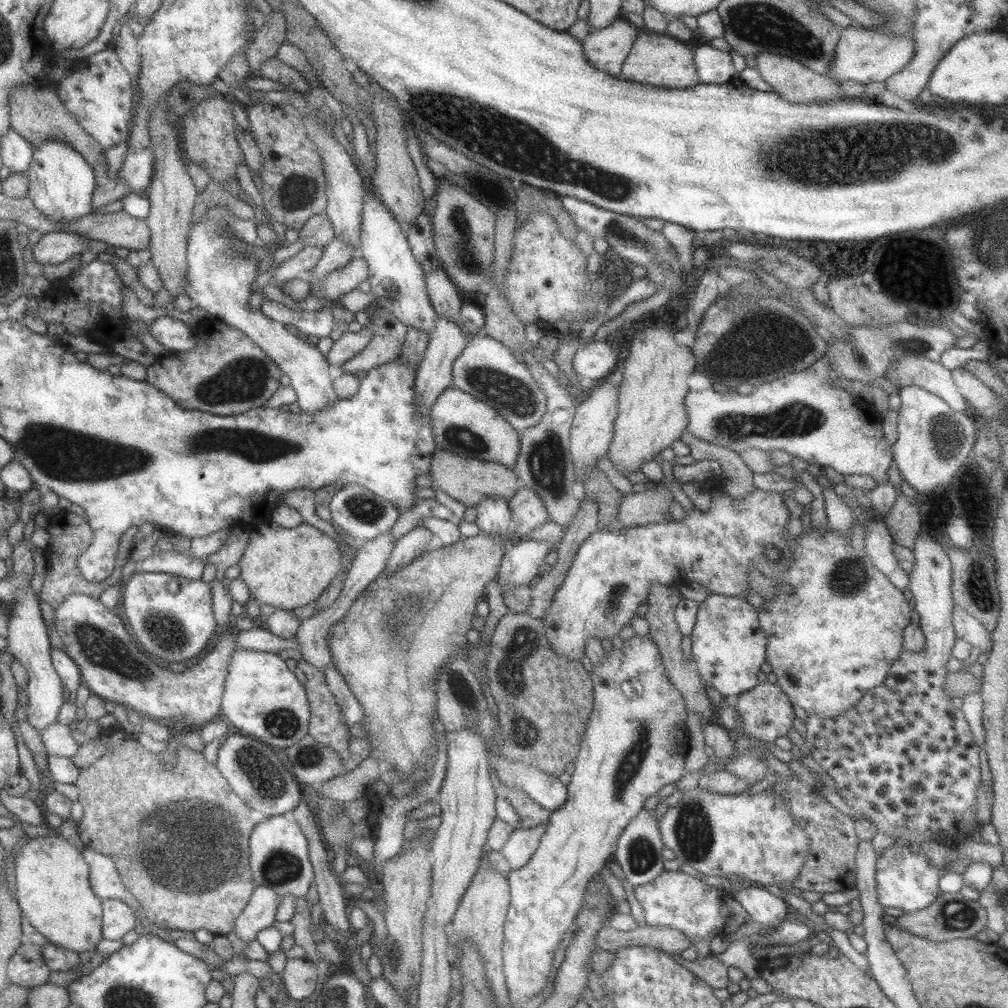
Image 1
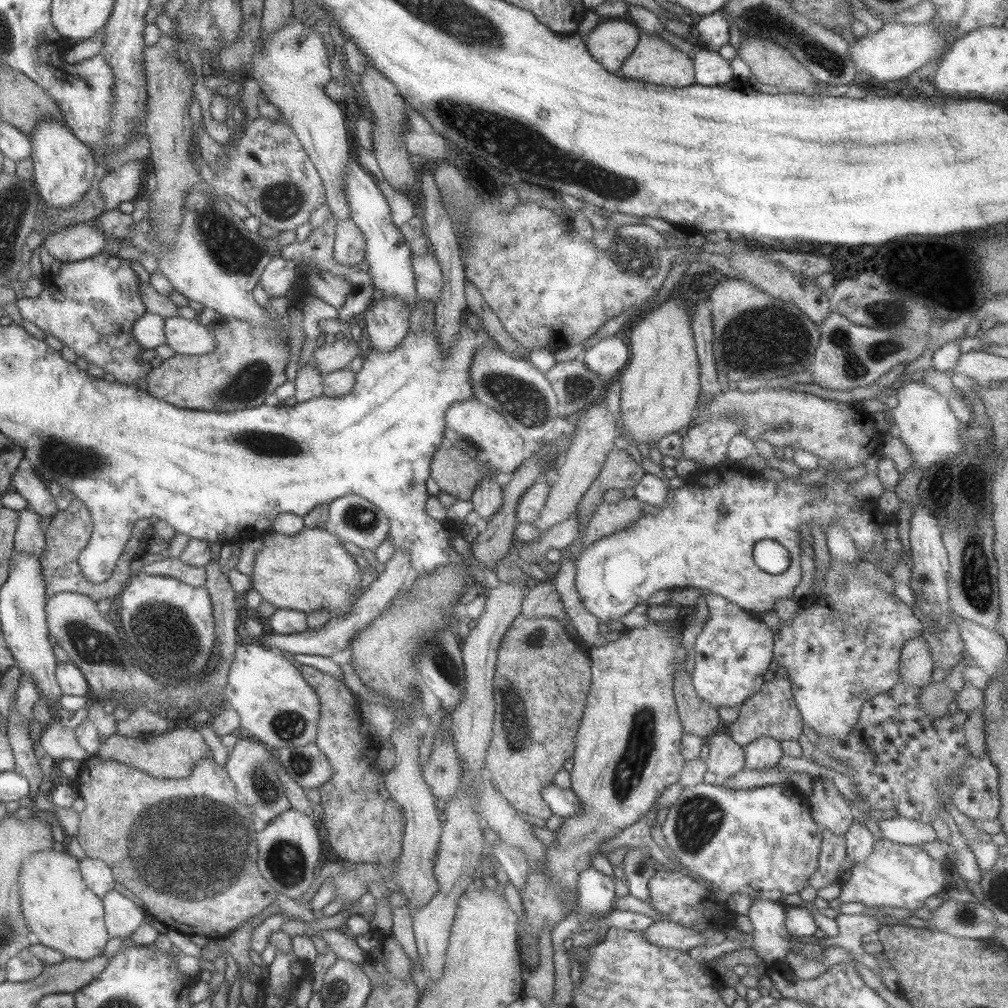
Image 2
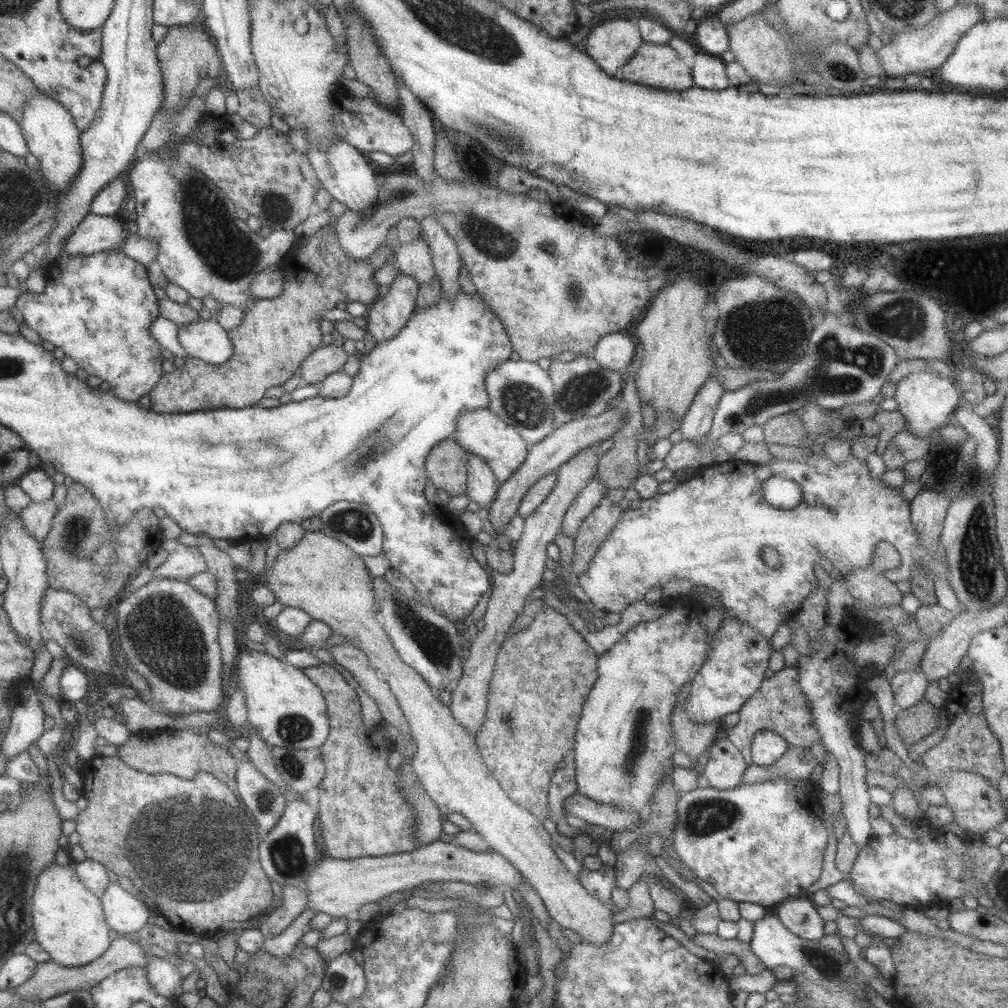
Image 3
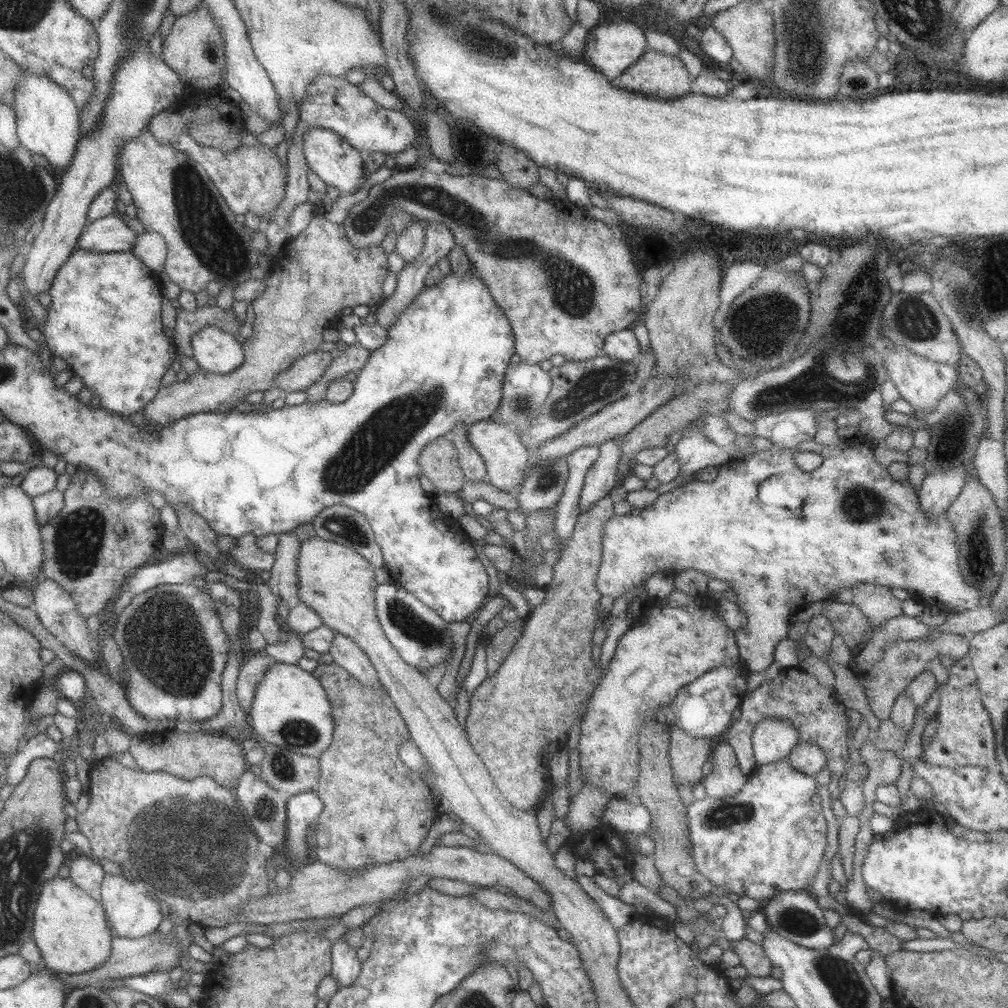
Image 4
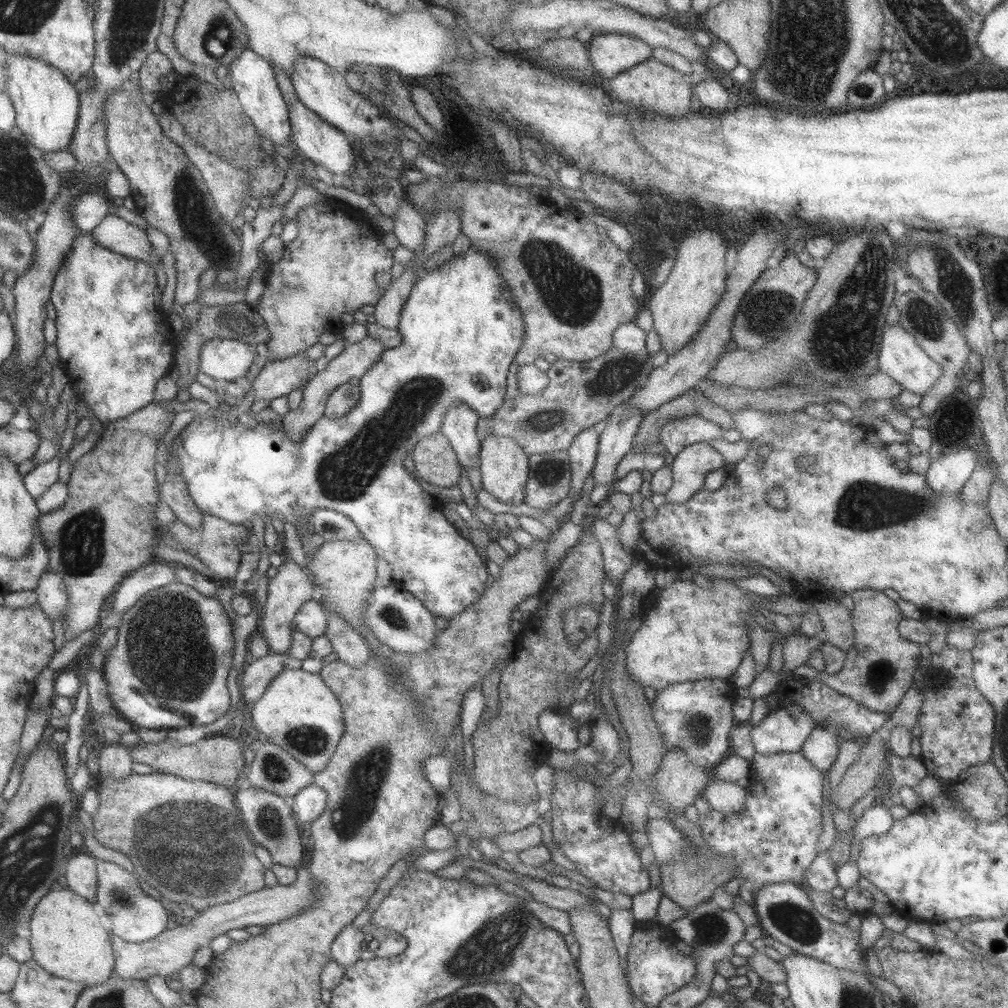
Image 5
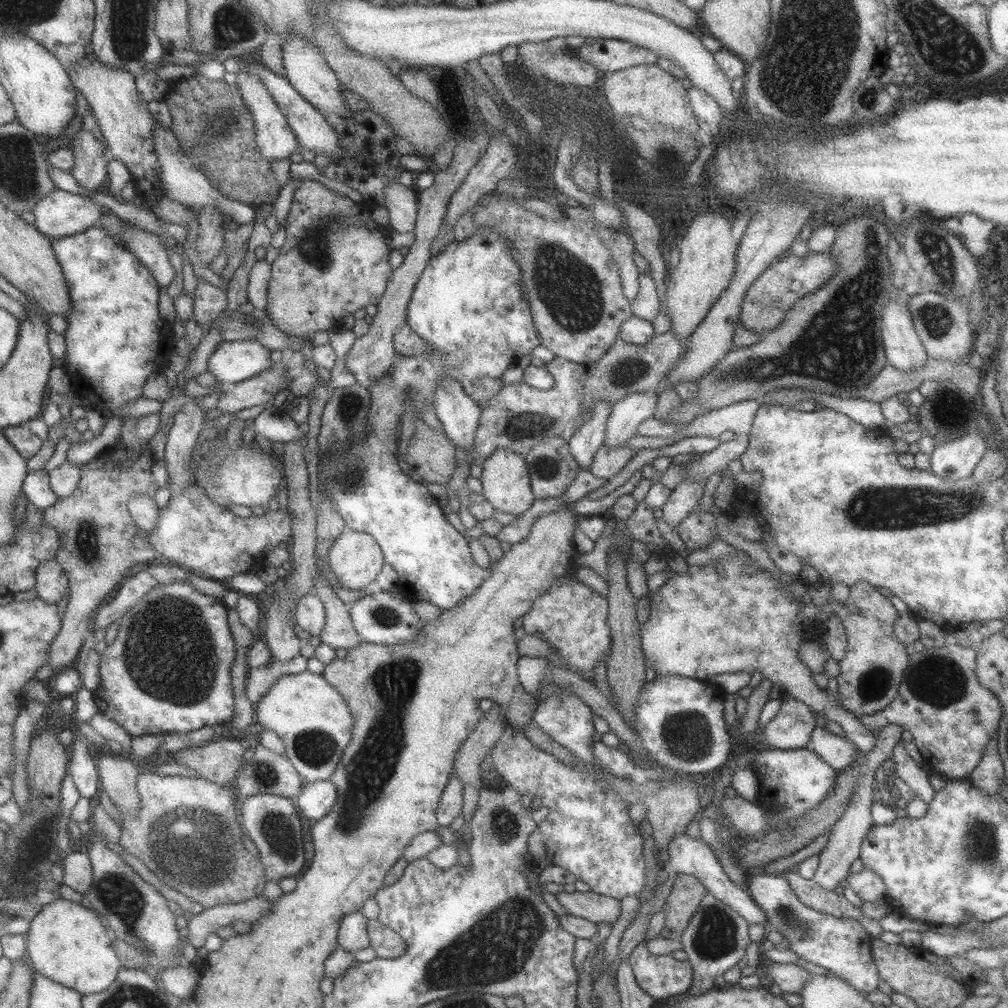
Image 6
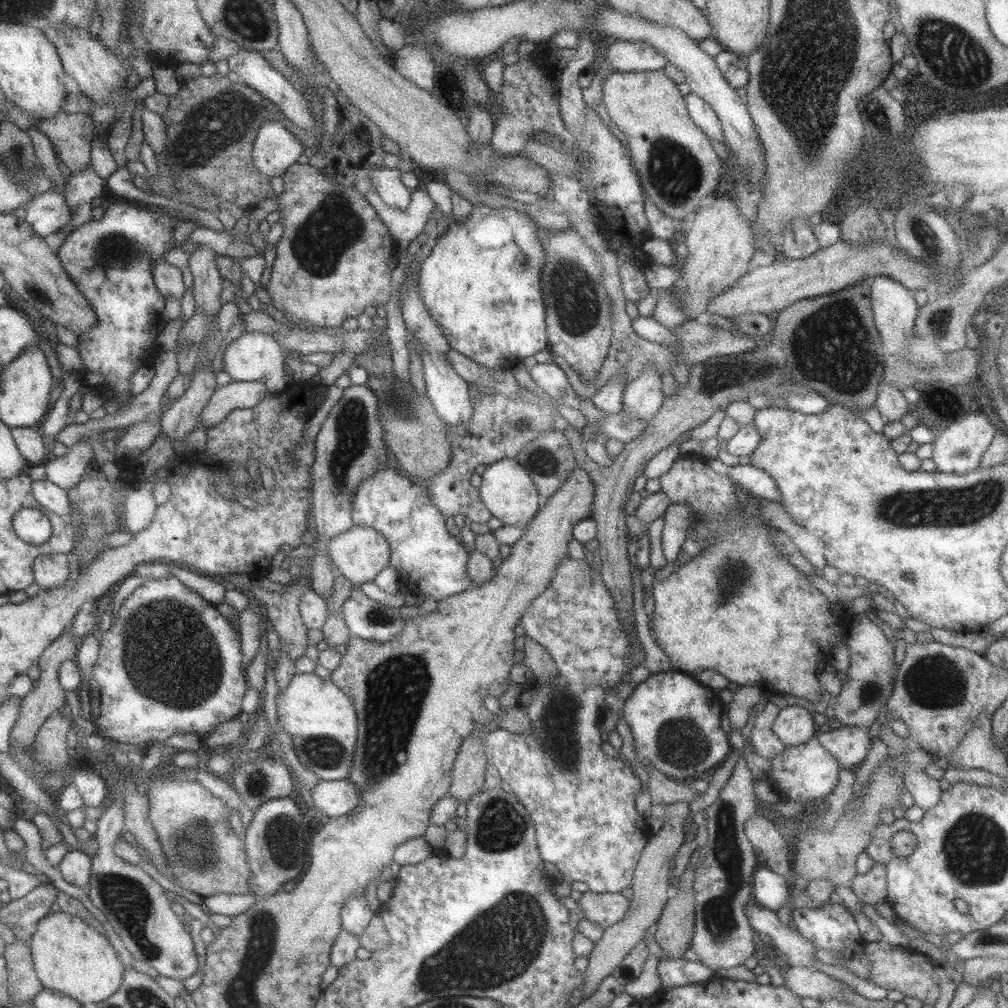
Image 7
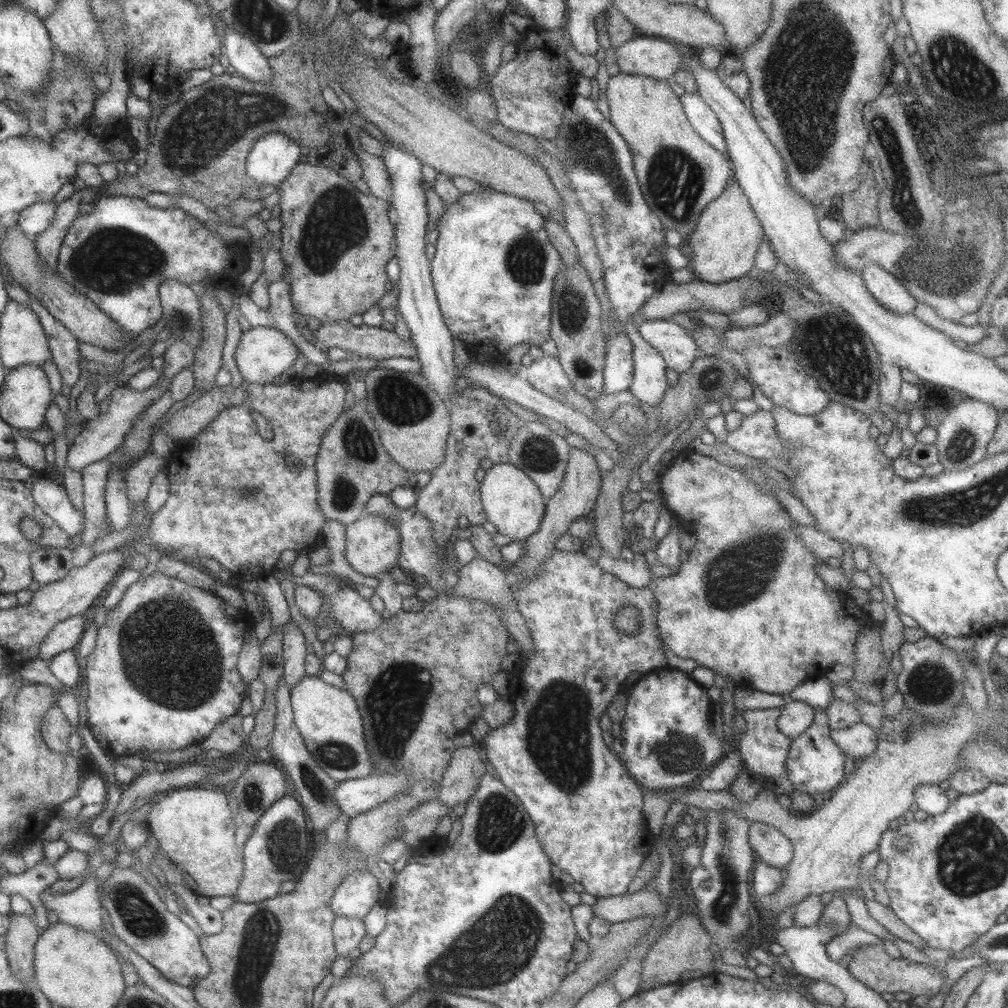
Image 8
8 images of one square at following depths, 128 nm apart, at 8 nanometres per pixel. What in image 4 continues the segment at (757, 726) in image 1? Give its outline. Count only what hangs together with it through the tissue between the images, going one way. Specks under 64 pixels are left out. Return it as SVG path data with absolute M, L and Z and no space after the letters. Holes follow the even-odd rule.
M797 666L780 669L774 679L761 683L753 691L747 692L741 699L738 709L740 710L739 718L737 721L731 722L731 727L727 730L725 738L727 738L726 742L731 749L734 750L737 768L743 775L753 774L758 767L750 749L750 736L755 725L766 718L790 720L797 731L798 740L817 745L823 753L826 766L831 773L827 791L831 799L838 799L840 795L837 790L837 781L846 766L845 750L847 750L847 745L845 742L846 720L843 714L845 707L839 702L834 689L823 686L812 674L801 671Z

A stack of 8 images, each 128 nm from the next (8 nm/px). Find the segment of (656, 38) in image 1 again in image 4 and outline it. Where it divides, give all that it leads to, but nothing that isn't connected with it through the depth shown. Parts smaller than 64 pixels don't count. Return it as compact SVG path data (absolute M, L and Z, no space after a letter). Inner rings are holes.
M647 48L637 60L617 78L611 79L614 87L627 88L629 91L655 95L662 99L672 99L689 93L692 78L677 55L666 55Z

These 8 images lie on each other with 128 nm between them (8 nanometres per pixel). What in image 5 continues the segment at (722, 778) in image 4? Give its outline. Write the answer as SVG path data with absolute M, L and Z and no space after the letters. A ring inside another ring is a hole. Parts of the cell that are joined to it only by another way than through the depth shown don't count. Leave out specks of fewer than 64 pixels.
M715 779L707 782L701 796L710 809L717 810L725 816L737 816L745 808L744 800L747 793L746 789L741 788L735 782Z

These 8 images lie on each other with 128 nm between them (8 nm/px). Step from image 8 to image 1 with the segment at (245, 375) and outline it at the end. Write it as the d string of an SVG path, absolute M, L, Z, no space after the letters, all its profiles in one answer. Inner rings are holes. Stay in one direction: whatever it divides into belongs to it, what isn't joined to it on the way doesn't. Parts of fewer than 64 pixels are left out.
M161 316L147 326L149 335L170 352L187 352L195 348L195 330L173 317Z

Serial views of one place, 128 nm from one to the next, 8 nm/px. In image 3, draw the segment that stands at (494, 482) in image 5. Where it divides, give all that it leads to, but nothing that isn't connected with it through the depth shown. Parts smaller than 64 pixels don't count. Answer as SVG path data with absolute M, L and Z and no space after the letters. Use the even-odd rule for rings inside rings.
M487 408L479 410L469 410L457 416L457 425L453 431L455 436L452 438L466 452L481 457L492 471L497 482L502 483L507 480L511 473L520 467L523 459L528 453L525 441L518 435L516 428L505 424L493 412Z

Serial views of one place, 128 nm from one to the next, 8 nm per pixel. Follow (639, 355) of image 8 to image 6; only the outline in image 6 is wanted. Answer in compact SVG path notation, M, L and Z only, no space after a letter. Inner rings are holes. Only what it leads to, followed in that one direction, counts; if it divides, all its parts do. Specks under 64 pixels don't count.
M649 391L632 392L613 403L609 418L605 422L604 445L621 448L636 434L636 426L653 417L657 395Z

